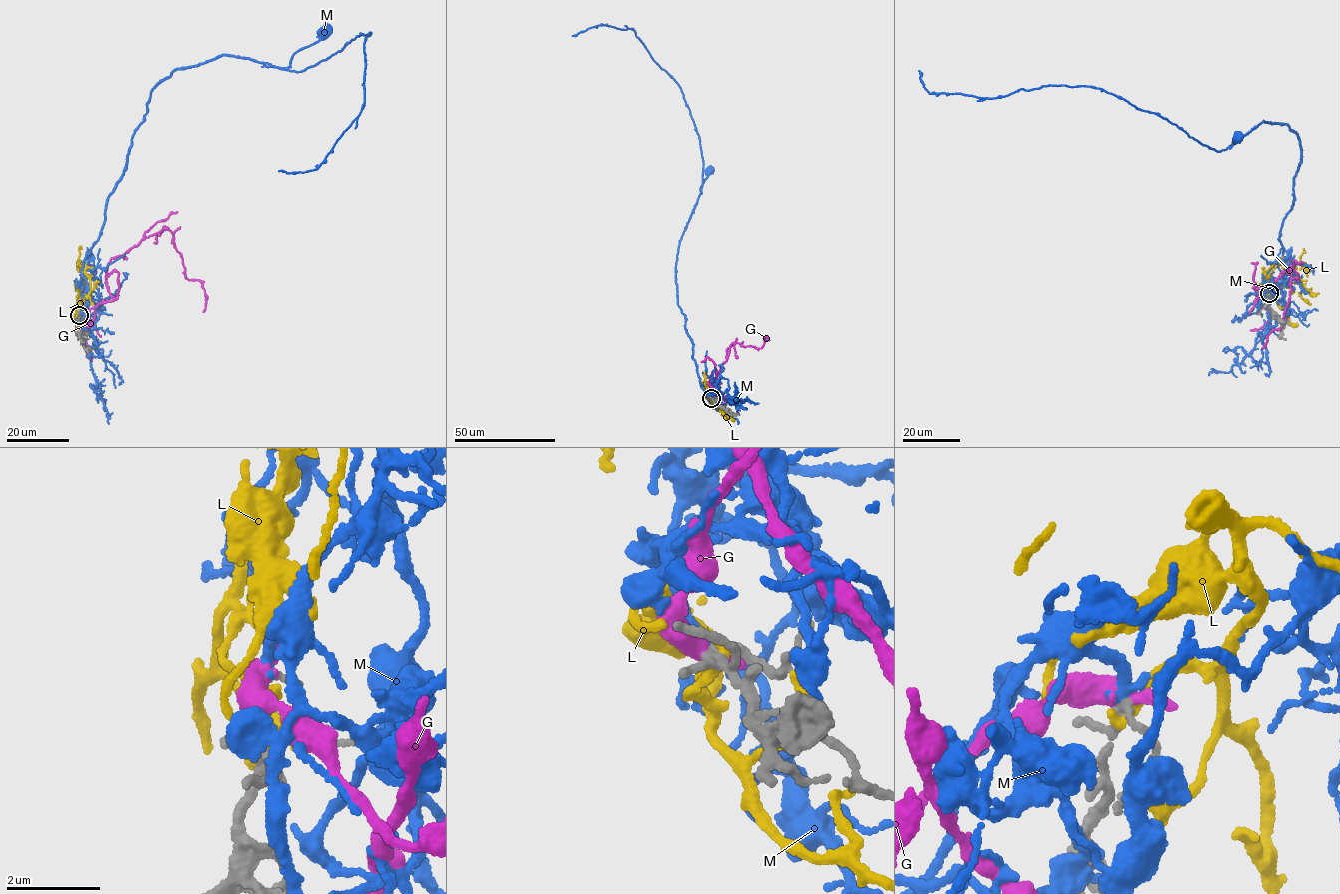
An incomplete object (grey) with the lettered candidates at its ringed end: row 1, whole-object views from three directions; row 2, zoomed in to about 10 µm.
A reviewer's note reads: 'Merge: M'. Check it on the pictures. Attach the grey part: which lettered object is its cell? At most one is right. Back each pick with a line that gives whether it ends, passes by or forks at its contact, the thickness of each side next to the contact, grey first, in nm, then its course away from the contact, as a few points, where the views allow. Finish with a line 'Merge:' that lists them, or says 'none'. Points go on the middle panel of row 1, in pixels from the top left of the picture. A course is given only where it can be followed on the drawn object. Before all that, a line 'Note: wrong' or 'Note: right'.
Note: right
M: it ends | 150/260 nm | via (711, 397), (706, 384), (701, 387), (691, 357), (693, 344), (677, 304), (675, 276), (681, 238), (709, 170)
Merge: M

